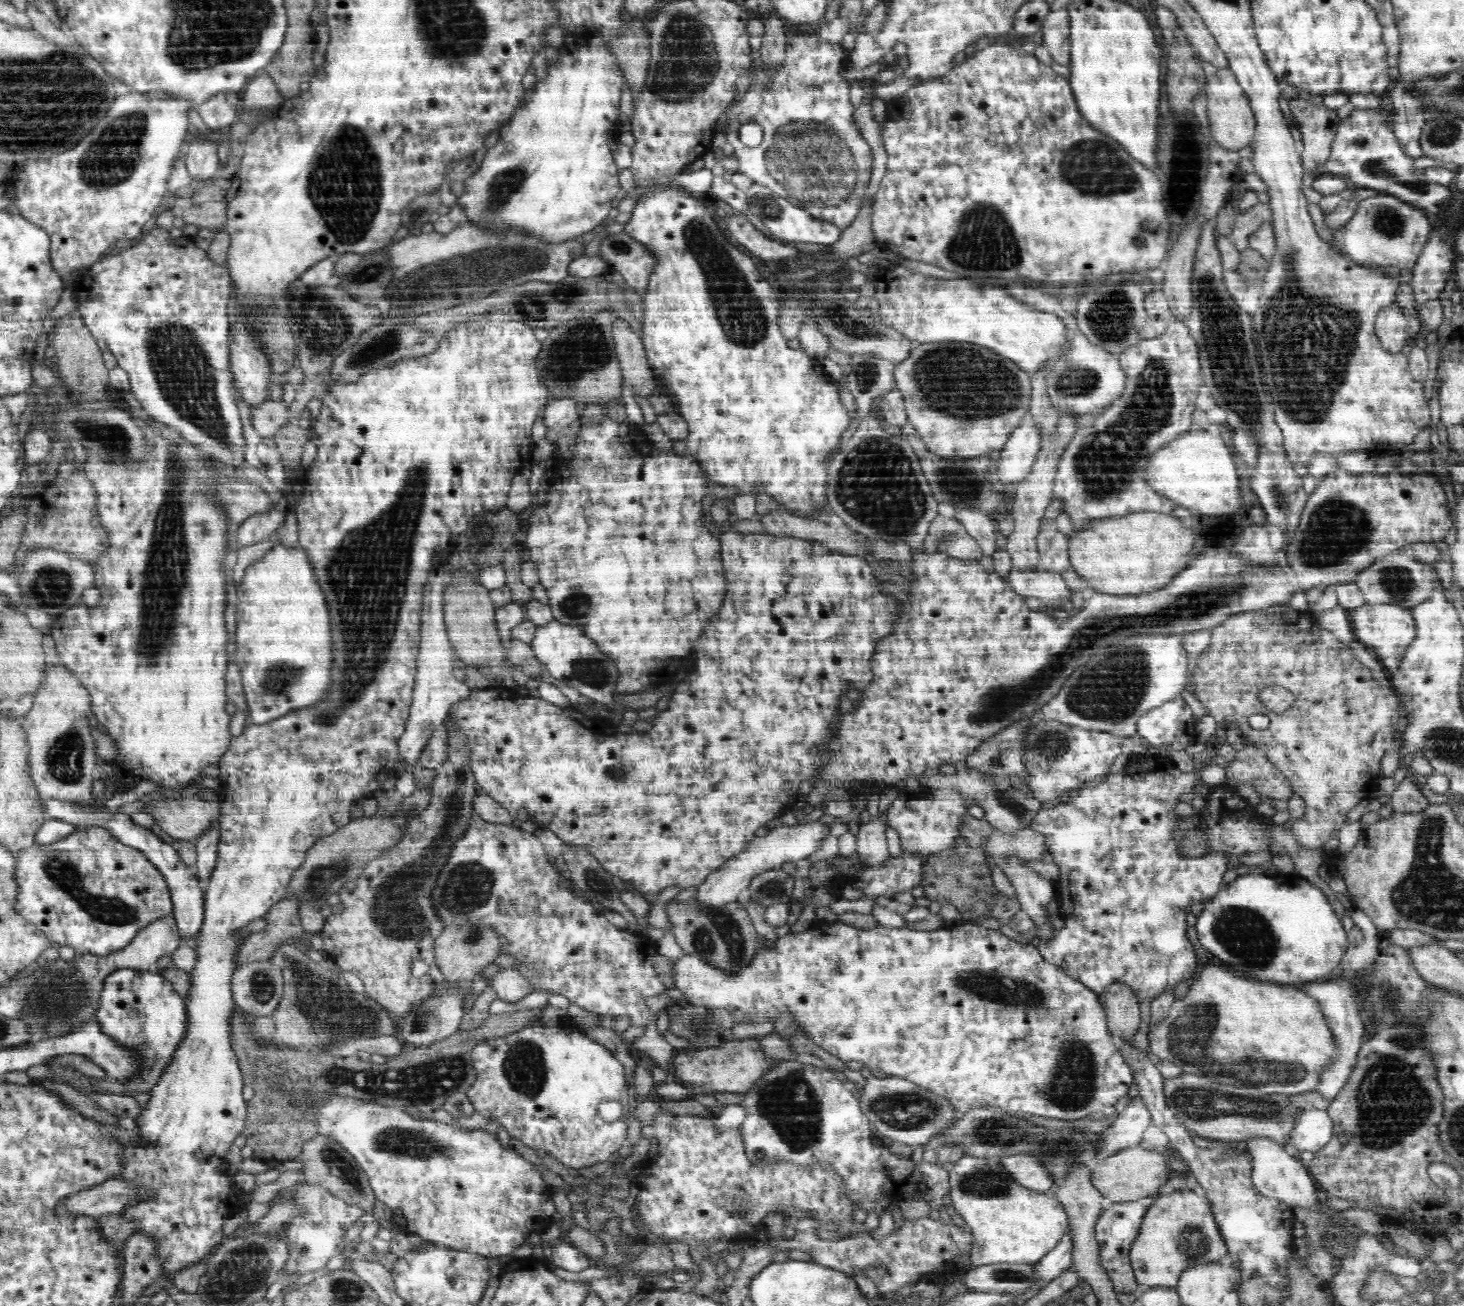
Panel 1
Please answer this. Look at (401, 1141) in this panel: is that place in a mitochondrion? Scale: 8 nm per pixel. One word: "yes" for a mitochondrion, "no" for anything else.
yes

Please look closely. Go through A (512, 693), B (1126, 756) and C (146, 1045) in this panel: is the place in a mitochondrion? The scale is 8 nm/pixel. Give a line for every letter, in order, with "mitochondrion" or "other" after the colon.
A: other
B: other
C: mitochondrion

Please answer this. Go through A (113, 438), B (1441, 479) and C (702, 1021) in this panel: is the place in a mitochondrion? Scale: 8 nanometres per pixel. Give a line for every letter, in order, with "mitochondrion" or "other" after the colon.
A: mitochondrion
B: other
C: mitochondrion

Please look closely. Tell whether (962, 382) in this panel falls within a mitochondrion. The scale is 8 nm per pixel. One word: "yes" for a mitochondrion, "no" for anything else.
yes

